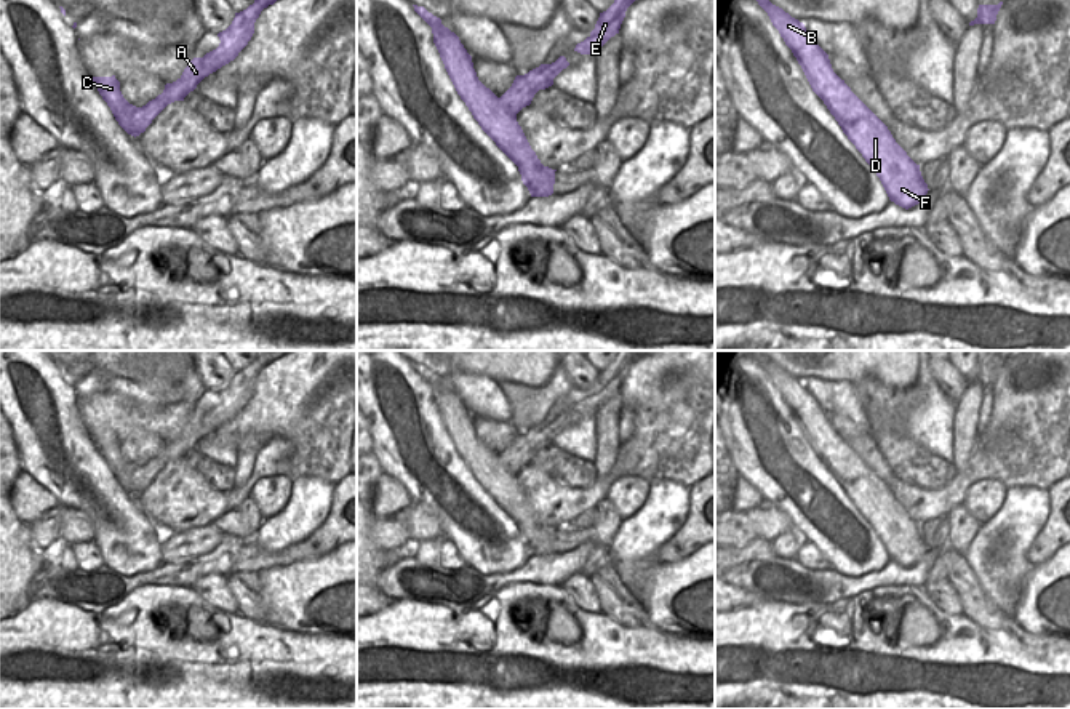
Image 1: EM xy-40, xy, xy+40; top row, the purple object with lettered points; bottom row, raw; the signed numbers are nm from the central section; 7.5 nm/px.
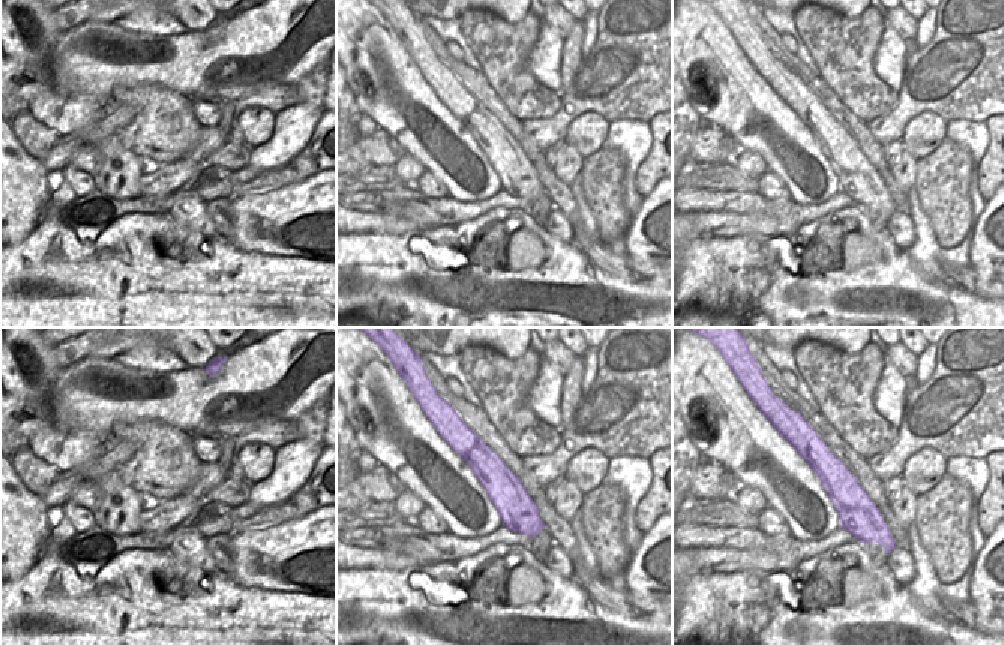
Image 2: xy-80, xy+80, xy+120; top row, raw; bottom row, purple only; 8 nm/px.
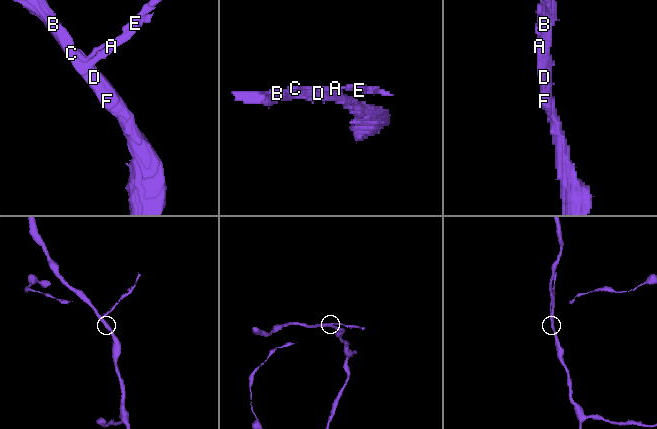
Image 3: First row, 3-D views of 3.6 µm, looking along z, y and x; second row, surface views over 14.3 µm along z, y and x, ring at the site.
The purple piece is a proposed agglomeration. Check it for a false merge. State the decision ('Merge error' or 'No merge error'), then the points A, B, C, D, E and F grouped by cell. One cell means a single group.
Merge error. Groups: A E / B C D F.

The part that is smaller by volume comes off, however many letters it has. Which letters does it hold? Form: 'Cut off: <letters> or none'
Cut off: A, E

